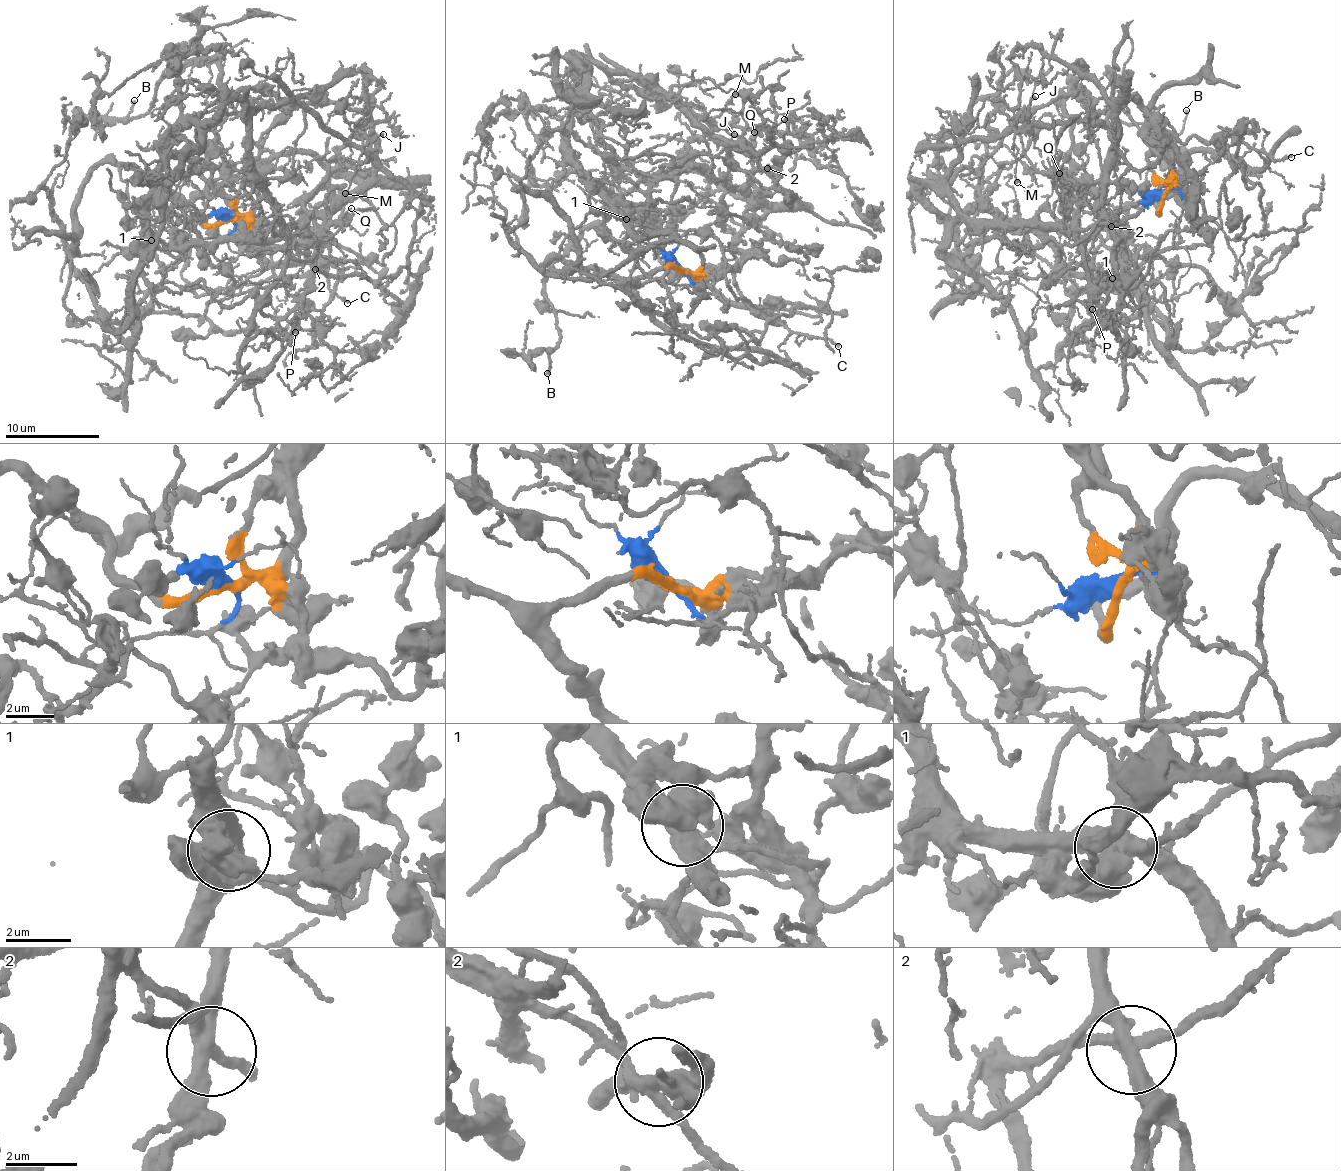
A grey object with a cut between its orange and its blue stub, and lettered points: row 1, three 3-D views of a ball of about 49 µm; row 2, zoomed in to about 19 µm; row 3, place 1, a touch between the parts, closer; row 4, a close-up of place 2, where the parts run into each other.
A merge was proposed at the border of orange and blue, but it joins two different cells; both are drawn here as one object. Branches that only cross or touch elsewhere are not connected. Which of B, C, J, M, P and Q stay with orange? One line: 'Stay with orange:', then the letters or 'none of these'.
Stay with orange: C, J, M, P, Q

